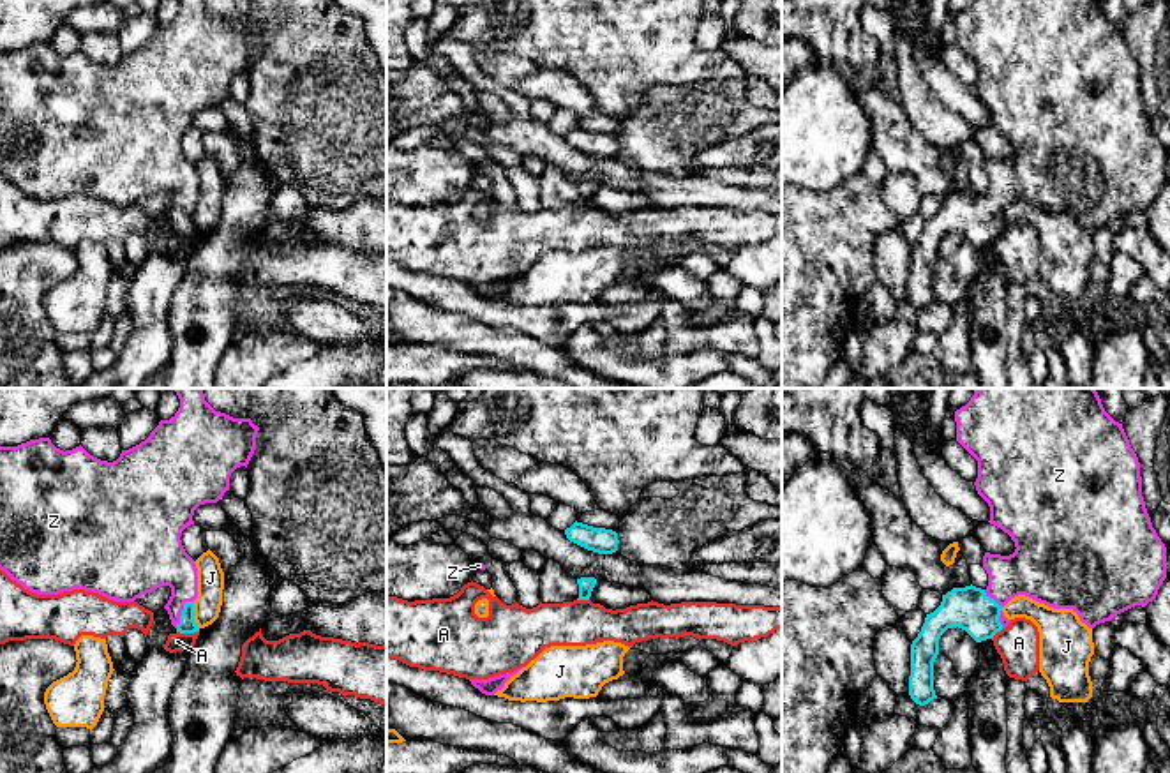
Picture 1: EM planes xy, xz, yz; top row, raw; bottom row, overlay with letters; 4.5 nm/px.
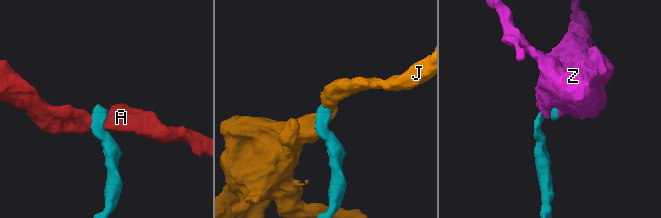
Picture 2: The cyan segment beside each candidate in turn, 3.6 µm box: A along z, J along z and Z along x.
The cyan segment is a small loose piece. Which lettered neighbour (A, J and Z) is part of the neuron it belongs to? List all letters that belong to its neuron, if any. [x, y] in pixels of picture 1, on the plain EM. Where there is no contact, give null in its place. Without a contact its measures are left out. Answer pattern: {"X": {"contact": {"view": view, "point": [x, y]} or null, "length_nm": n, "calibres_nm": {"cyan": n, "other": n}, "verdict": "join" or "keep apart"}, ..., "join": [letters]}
{"A": {"contact": {"view": "xy", "point": [187, 237]}, "length_nm": 100, "calibres_nm": {"cyan": 80, "other": 80}, "verdict": "keep apart"}, "J": {"contact": {"view": "xy", "point": [193, 219]}, "length_nm": 120, "calibres_nm": {"cyan": 80, "other": 130}, "verdict": "keep apart"}, "Z": {"contact": {"view": "yz", "point": [1001, 214]}, "length_nm": 200, "calibres_nm": {"cyan": 200, "other": 280}, "verdict": "join"}, "join": ["Z"]}

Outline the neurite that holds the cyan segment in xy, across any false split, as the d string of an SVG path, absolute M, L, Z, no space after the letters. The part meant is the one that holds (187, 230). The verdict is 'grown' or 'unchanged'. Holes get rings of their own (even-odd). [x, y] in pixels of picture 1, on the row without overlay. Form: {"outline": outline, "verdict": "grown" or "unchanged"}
{"outline": "M205 0L178 4L180 12L169 25L161 25L145 46L122 55L113 67L90 60L81 49L64 56L49 42L0 51L0 175L37 199L85 194L115 206L134 206L161 191L169 191L171 201L164 214L171 229L180 238L199 236L194 226L198 173L180 141L194 129L194 115L222 104L229 95L231 78L240 71L247 72L259 32L251 23L215 16Z", "verdict": "grown"}

